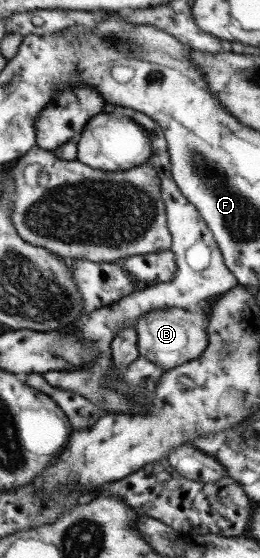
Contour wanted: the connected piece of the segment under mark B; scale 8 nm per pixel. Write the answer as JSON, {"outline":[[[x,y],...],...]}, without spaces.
{"outline":[[[168,308],[150,310],[132,325],[137,334],[136,347],[140,356],[162,370],[198,359],[207,348],[205,325],[209,316],[194,309]]]}

